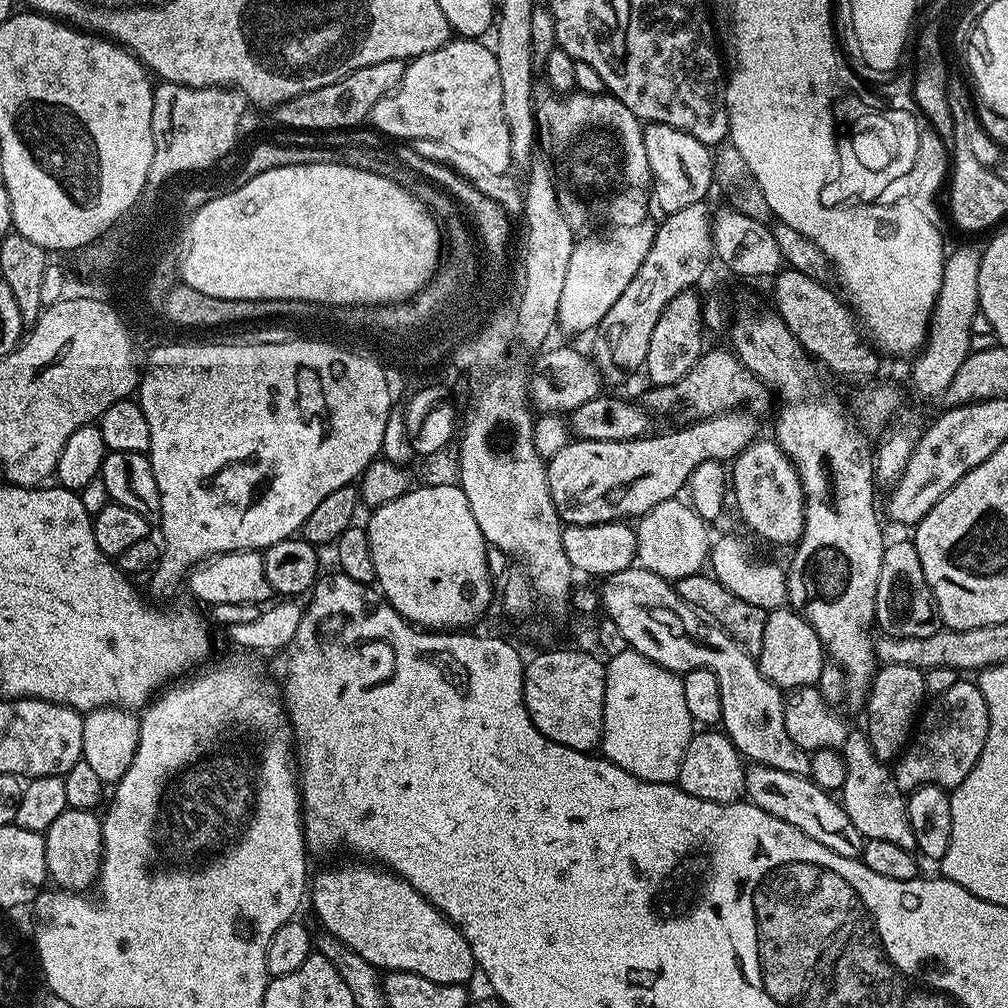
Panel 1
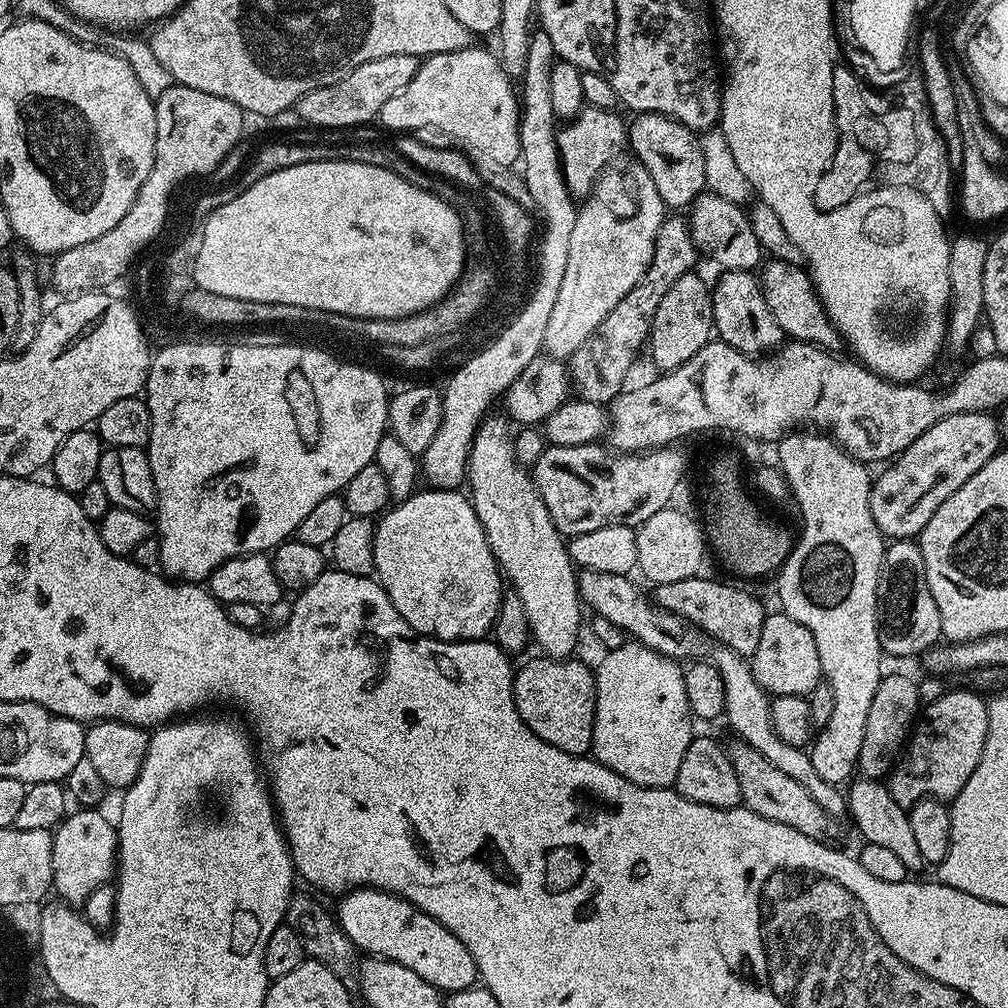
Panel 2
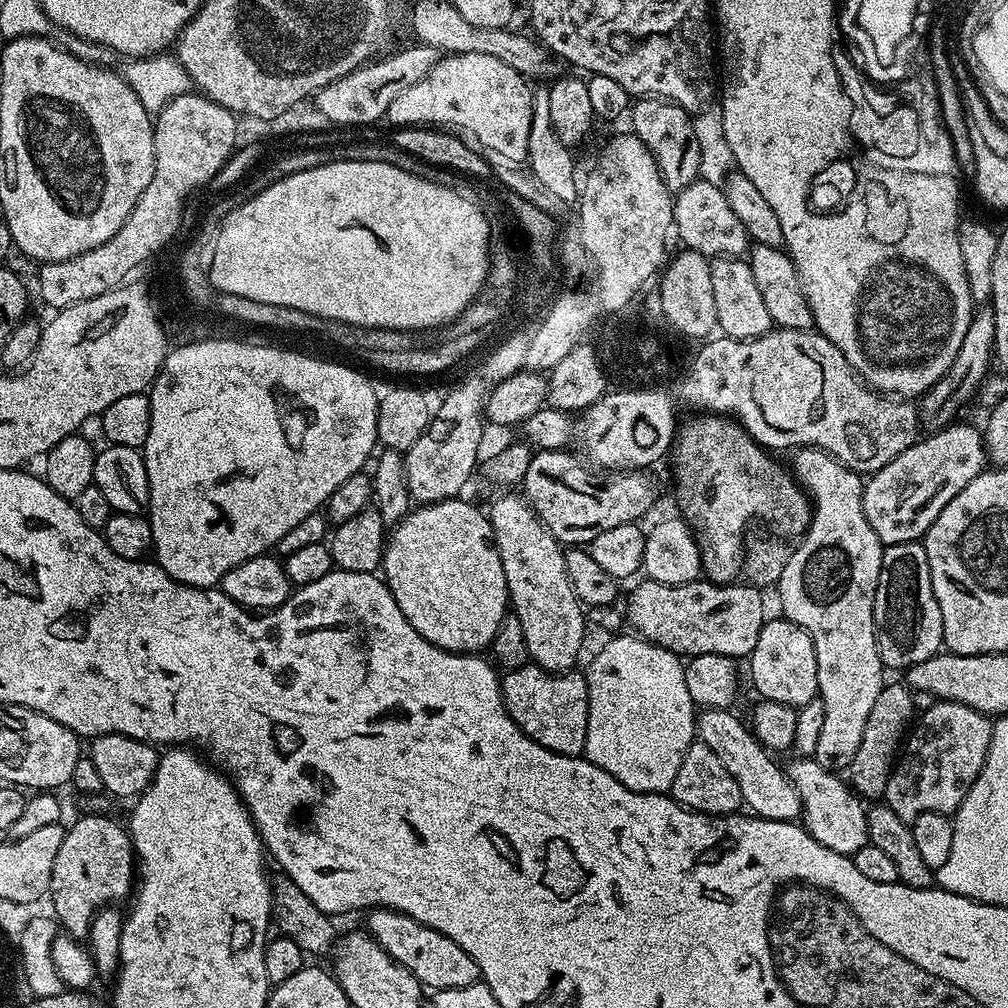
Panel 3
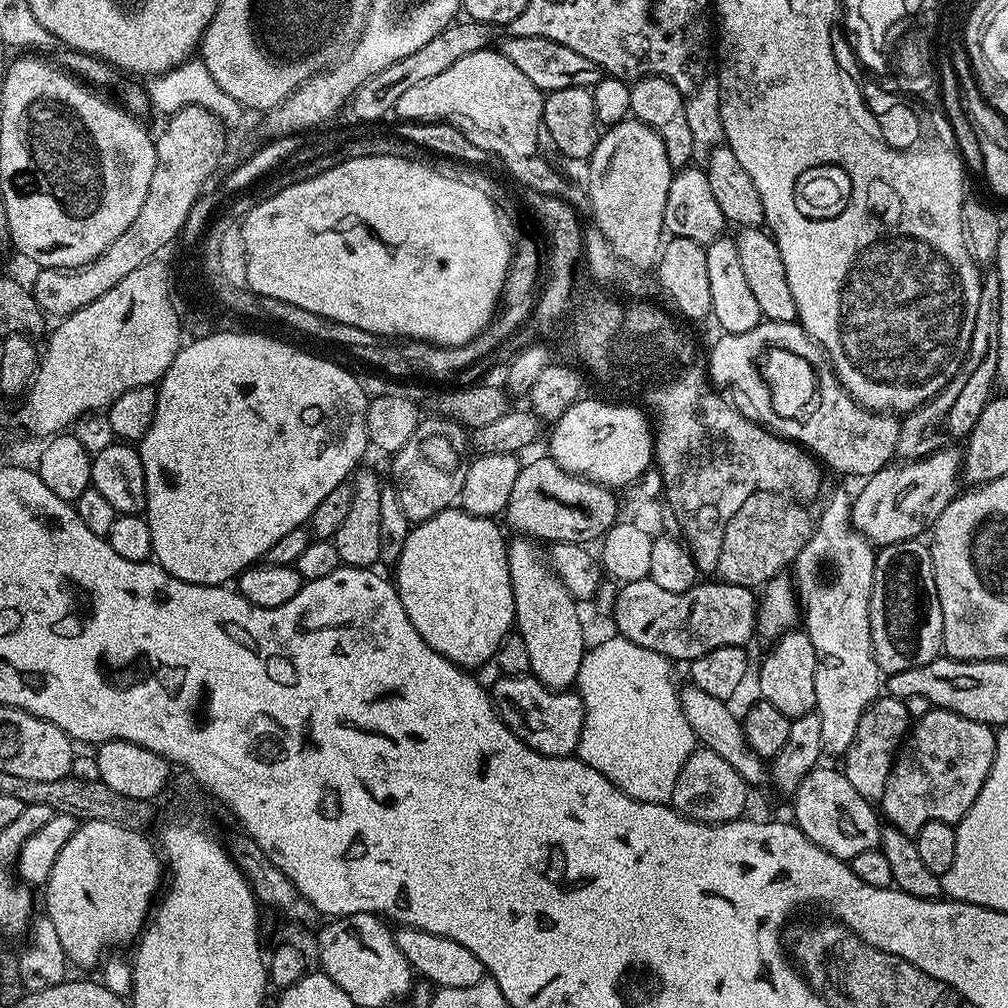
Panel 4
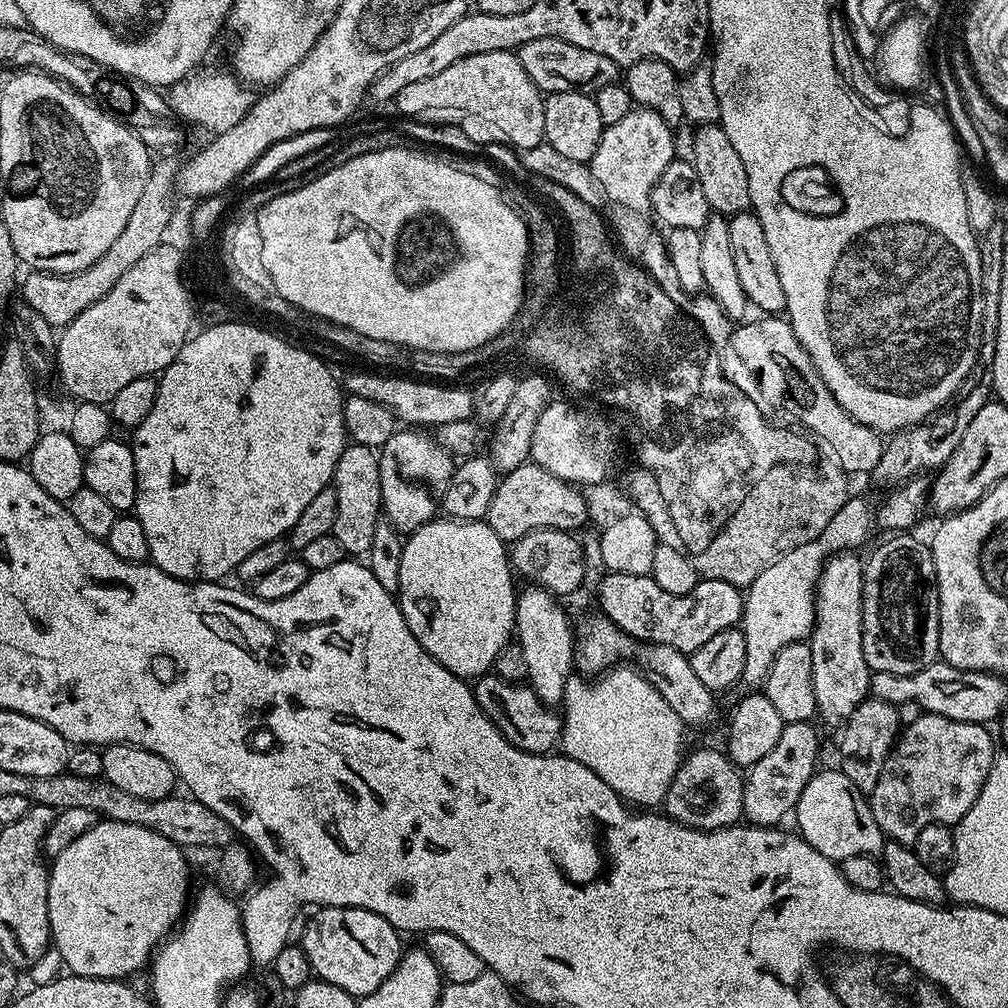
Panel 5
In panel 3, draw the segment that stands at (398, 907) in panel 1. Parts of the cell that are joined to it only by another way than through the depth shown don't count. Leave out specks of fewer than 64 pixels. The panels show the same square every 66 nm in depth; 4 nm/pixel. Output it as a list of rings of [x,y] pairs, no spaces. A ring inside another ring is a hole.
[[[374,908],[367,916],[366,931],[382,946],[382,950],[386,950],[386,954],[390,954],[390,958],[406,966],[406,970],[410,970],[425,989],[461,988],[480,980],[480,968],[474,958],[470,958],[458,942],[446,938],[446,934],[430,930],[430,926],[422,926],[422,922],[392,908]]]

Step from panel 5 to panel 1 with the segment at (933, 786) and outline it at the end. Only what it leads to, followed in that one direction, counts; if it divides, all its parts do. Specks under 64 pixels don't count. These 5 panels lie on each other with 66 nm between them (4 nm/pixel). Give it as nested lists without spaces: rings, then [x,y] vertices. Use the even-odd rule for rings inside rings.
[[[956,679],[946,694],[935,697],[931,701],[933,704],[929,703],[923,709],[914,735],[904,745],[892,768],[892,777],[901,792],[907,794],[927,784],[951,790],[964,781],[970,770],[974,770],[974,762],[978,762],[982,746],[986,746],[988,711],[979,683],[972,681],[971,684],[968,680],[971,679]]]

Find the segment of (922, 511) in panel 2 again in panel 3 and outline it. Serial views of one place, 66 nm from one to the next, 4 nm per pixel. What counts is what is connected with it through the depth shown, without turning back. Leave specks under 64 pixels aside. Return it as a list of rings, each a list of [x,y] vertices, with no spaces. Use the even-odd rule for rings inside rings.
[[[953,422],[940,432],[917,439],[905,452],[867,477],[864,485],[866,522],[874,526],[880,541],[910,544],[919,541],[934,526],[934,518],[946,510],[946,502],[954,498],[972,479],[985,471],[986,449],[981,429],[972,424]]]

